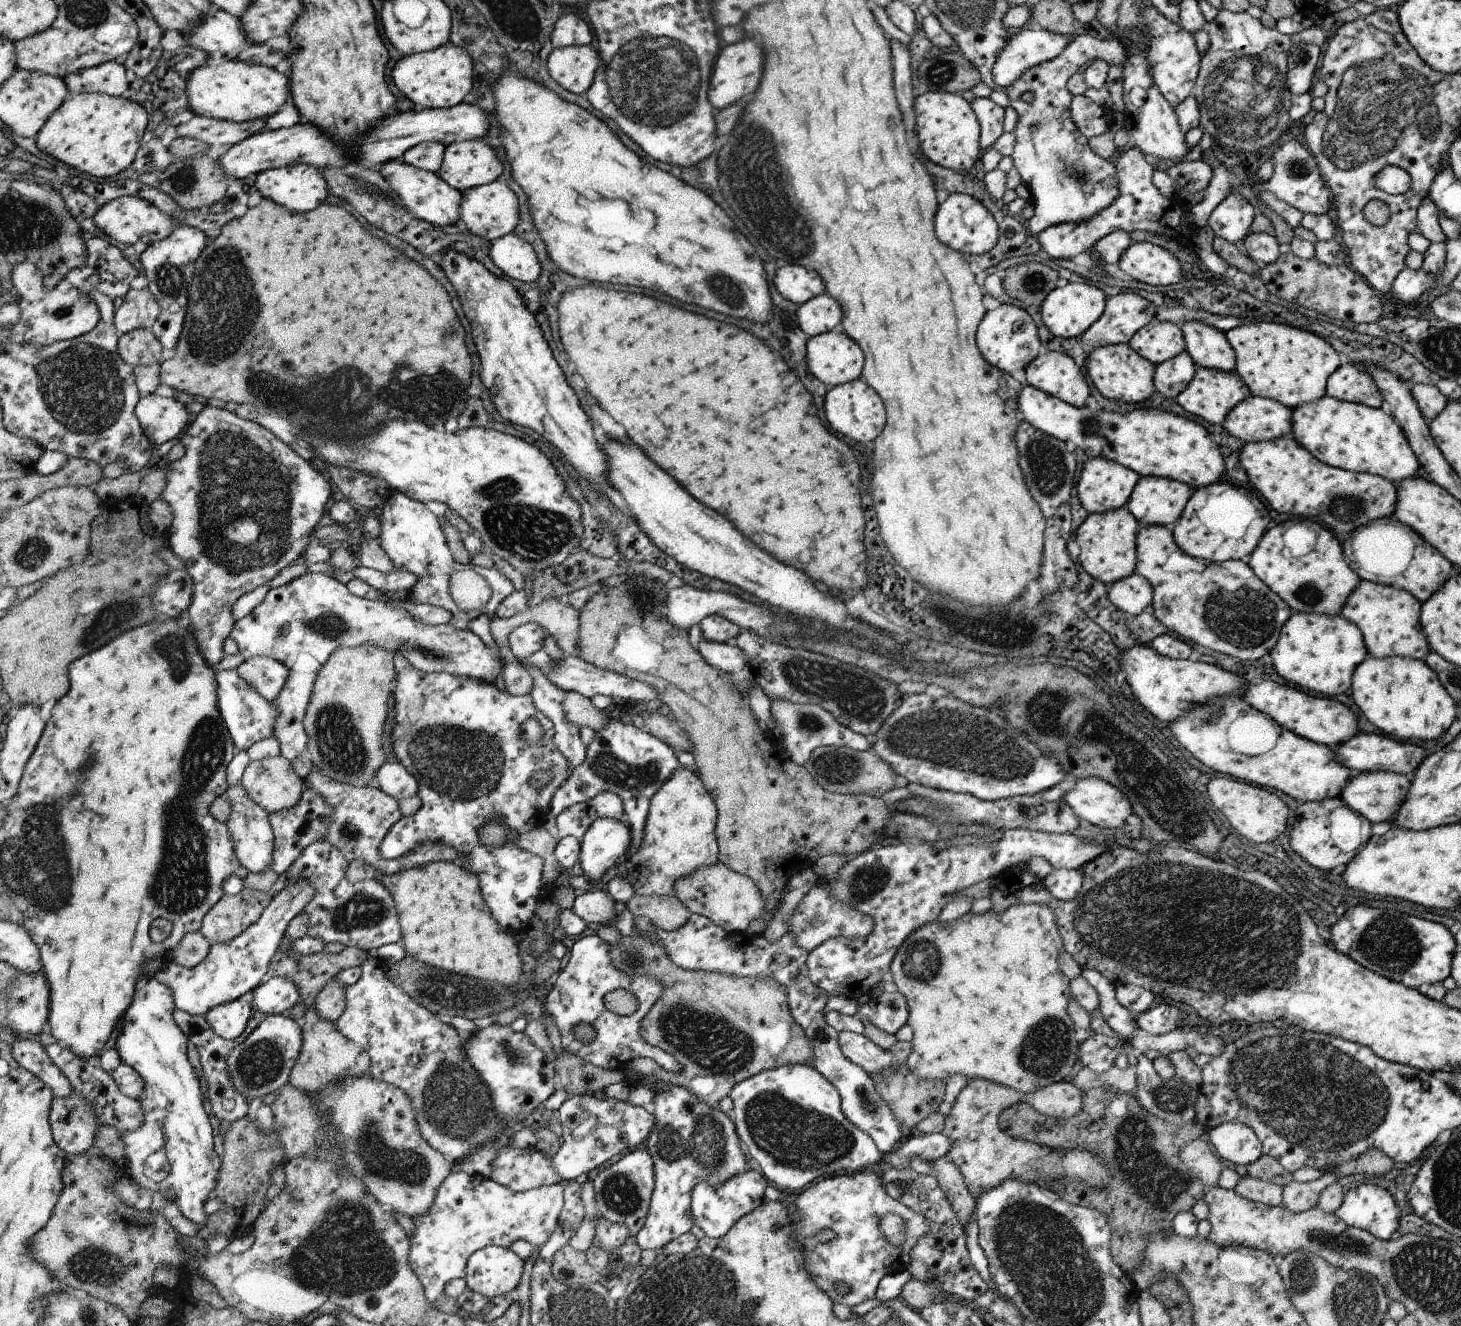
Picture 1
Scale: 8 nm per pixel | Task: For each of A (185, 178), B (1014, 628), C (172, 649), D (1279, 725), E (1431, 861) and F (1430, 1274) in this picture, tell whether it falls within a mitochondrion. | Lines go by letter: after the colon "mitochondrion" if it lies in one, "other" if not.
A: mitochondrion
B: mitochondrion
C: mitochondrion
D: other
E: other
F: mitochondrion

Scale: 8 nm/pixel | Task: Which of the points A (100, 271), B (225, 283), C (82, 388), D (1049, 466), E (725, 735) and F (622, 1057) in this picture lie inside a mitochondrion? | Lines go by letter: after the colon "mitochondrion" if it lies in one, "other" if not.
A: other
B: mitochondrion
C: mitochondrion
D: mitochondrion
E: other
F: other

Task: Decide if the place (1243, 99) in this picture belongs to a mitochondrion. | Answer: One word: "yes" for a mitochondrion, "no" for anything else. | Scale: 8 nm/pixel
yes

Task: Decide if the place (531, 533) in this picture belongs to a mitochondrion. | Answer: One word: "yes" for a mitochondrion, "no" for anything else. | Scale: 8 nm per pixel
yes

